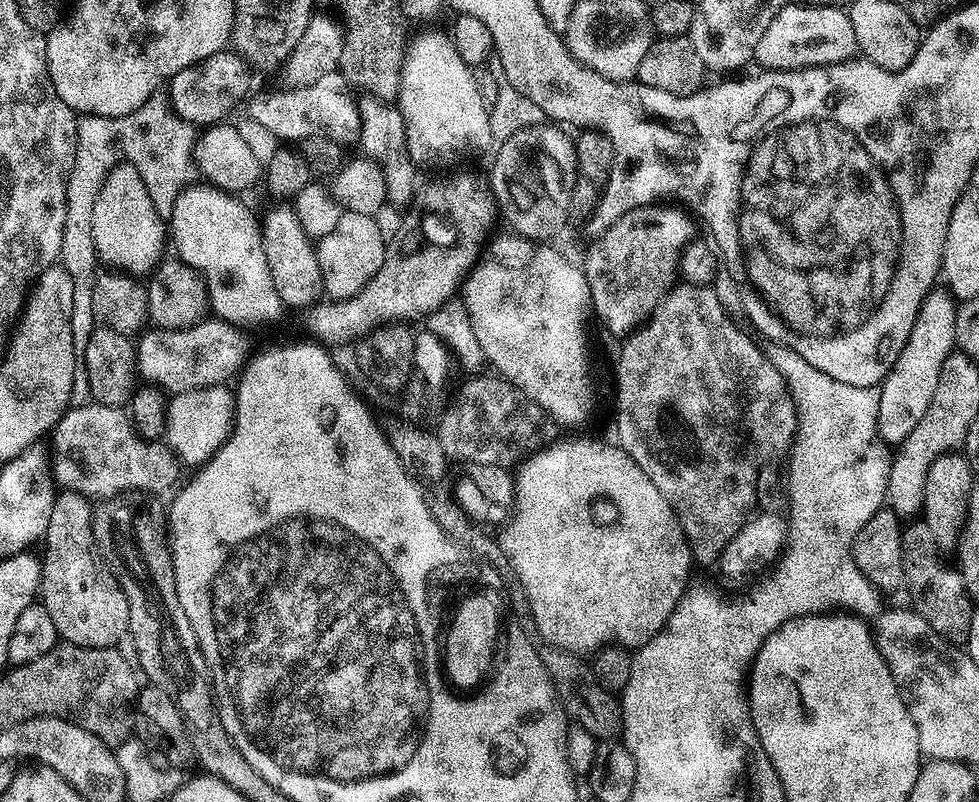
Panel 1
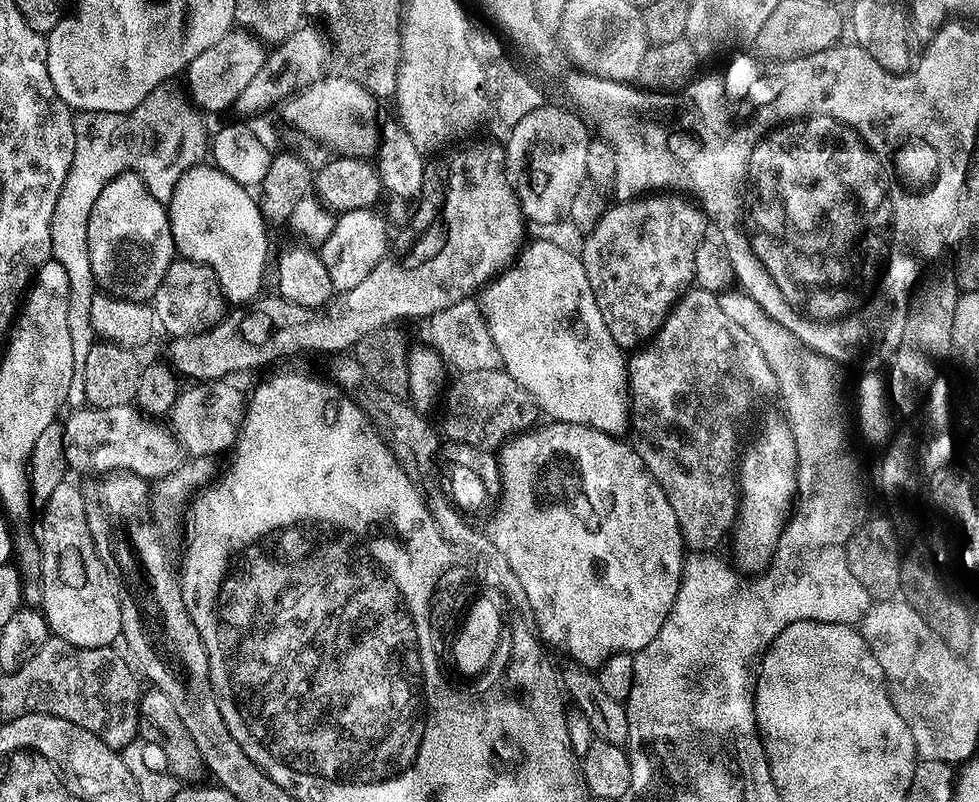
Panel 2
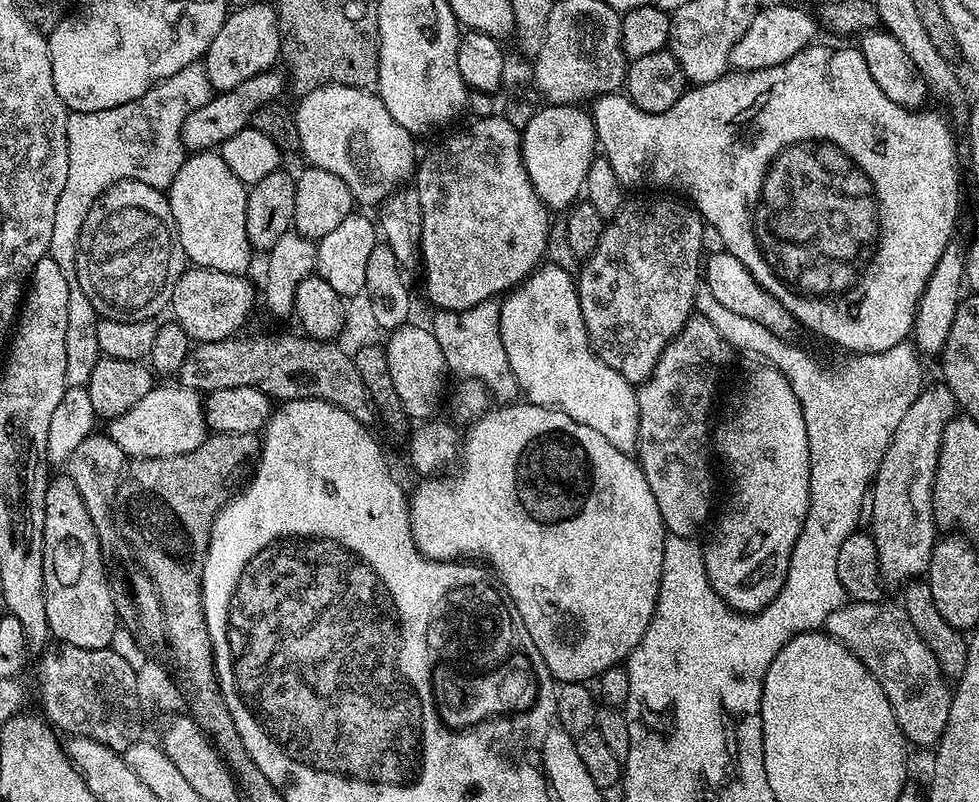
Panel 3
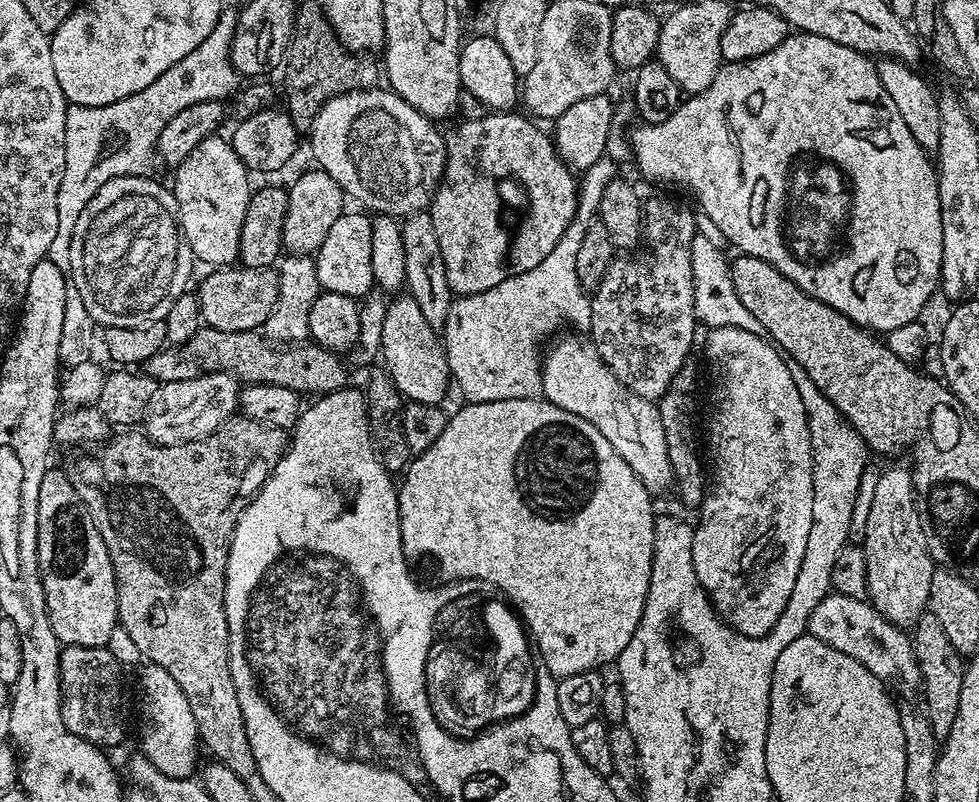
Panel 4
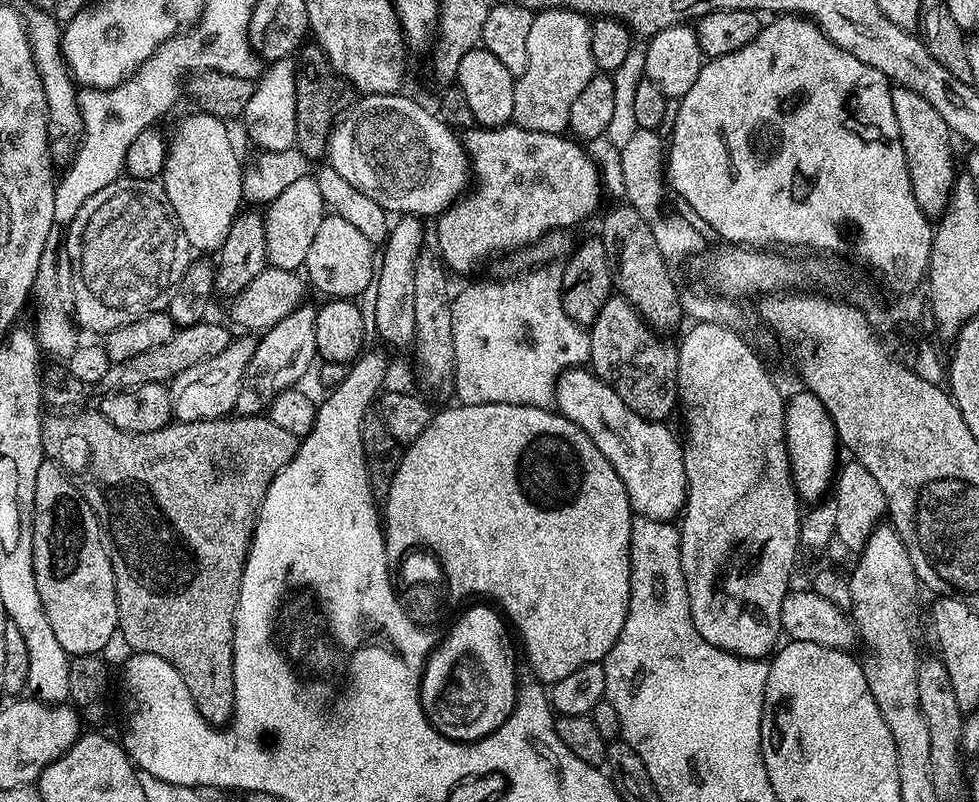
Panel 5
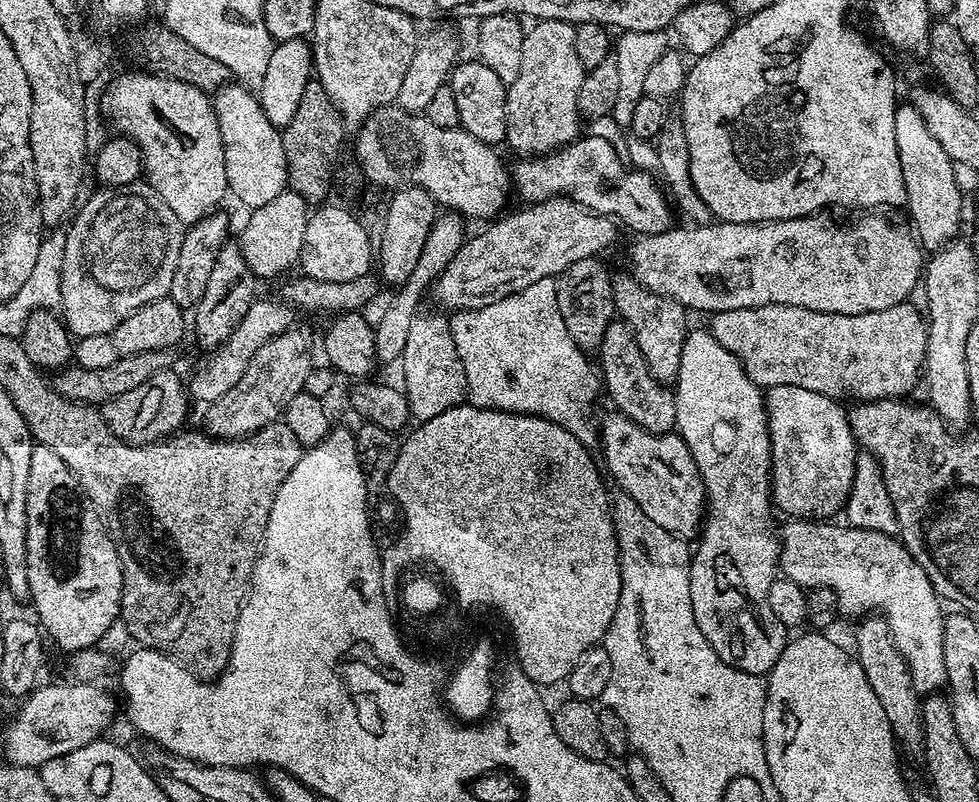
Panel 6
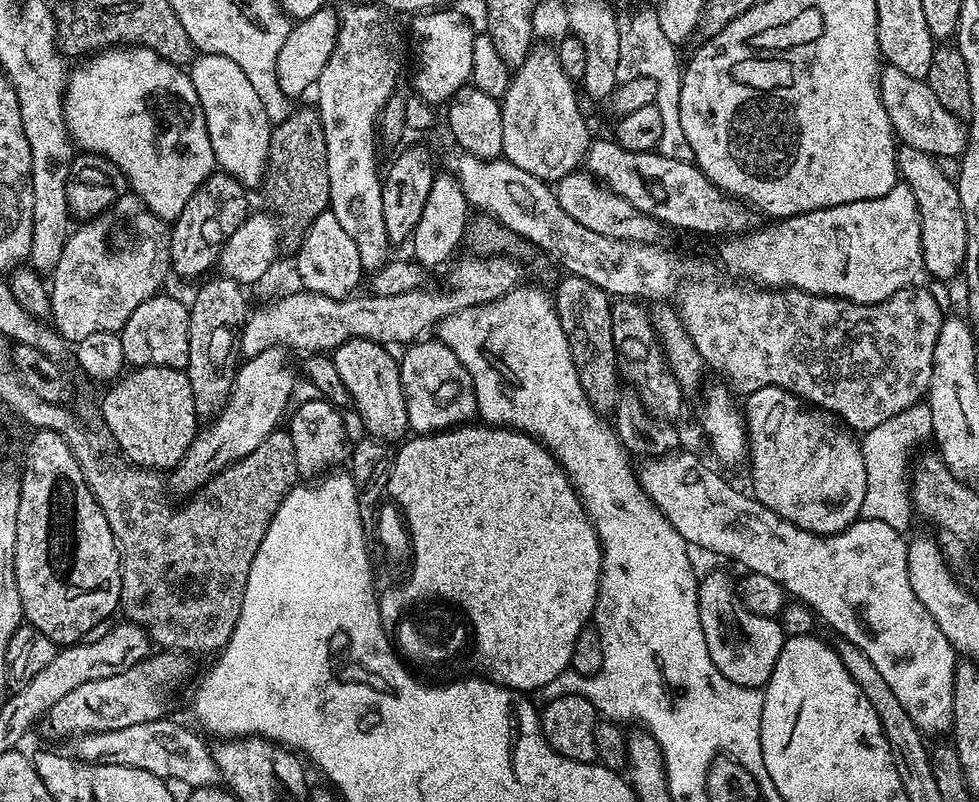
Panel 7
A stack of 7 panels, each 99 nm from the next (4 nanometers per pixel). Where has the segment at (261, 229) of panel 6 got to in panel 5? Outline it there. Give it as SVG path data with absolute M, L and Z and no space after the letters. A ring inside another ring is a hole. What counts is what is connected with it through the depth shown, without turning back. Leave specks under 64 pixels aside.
M307 175L291 183L278 198L267 205L263 213L268 264L292 272L303 269L306 254L310 254L310 246L318 235L318 226L322 226L325 215L322 190L315 178Z

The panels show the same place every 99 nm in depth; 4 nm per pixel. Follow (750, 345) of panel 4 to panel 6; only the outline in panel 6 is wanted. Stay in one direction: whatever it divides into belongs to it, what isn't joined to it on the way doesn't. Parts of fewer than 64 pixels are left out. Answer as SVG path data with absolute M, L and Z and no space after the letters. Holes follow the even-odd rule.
M689 331L682 346L682 362L678 366L678 374L674 381L674 395L676 398L676 427L675 431L686 442L694 462L698 466L698 474L704 483L704 495L706 497L706 515L702 521L702 531L699 533L700 545L695 545L692 552L692 565L690 566L690 600L691 609L694 611L695 624L702 631L703 636L715 653L718 654L724 664L734 666L743 673L754 674L755 676L767 675L771 672L781 656L782 650L788 641L788 630L784 624L778 622L768 604L770 586L778 578L780 568L780 538L777 529L772 529L772 451L770 450L770 434L768 433L768 411L764 408L765 393L746 374L746 370L740 365L740 359L726 346L722 346L712 337L711 331L696 332Z

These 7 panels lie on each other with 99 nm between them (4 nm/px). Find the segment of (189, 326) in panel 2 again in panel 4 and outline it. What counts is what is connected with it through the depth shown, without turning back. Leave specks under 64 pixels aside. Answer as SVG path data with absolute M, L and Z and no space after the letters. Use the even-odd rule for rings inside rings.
M224 266L209 272L212 273L196 290L203 323L209 328L226 330L227 333L261 329L277 301L279 271L273 267Z

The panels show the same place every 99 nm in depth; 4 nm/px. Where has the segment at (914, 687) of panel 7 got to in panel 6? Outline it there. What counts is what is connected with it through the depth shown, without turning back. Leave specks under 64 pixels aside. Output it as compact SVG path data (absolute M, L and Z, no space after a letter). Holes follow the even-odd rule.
M611 415L601 428L599 425L598 440L600 436L604 443L603 467L616 479L615 487L634 498L654 526L681 538L695 537L706 515L706 497L698 466L684 439L678 434L655 436L625 416ZM792 518L787 521L788 525L783 529L779 529L778 535L780 538L780 568L783 575L787 579L794 581L805 590L813 590L818 588L829 588L835 596L835 607L840 608L848 616L856 616L855 618L863 617L865 614L880 613L885 624L888 625L888 633L892 636L892 644L898 650L898 654L902 654L902 658L906 662L908 667L908 673L912 679L912 684L915 686L917 693L920 694L936 694L945 687L945 680L947 678L945 659L943 657L943 628L945 613L940 613L940 607L942 607L942 601L937 596L934 586L929 584L928 579L922 575L919 568L916 566L915 560L906 549L904 545L900 543L899 539L895 535L888 535L886 533L878 533L874 530L858 529L851 526L843 526L839 528L838 525L832 524L836 522L817 522L815 520L802 520L799 518Z

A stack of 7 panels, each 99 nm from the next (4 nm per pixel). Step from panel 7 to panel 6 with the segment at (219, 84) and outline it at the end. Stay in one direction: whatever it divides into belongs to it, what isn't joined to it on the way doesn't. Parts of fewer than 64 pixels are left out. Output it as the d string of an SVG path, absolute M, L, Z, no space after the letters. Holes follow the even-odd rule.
M232 82L219 89L212 101L222 136L229 193L251 210L272 202L287 189L288 163L283 133L271 124L259 99L249 92L247 87Z

